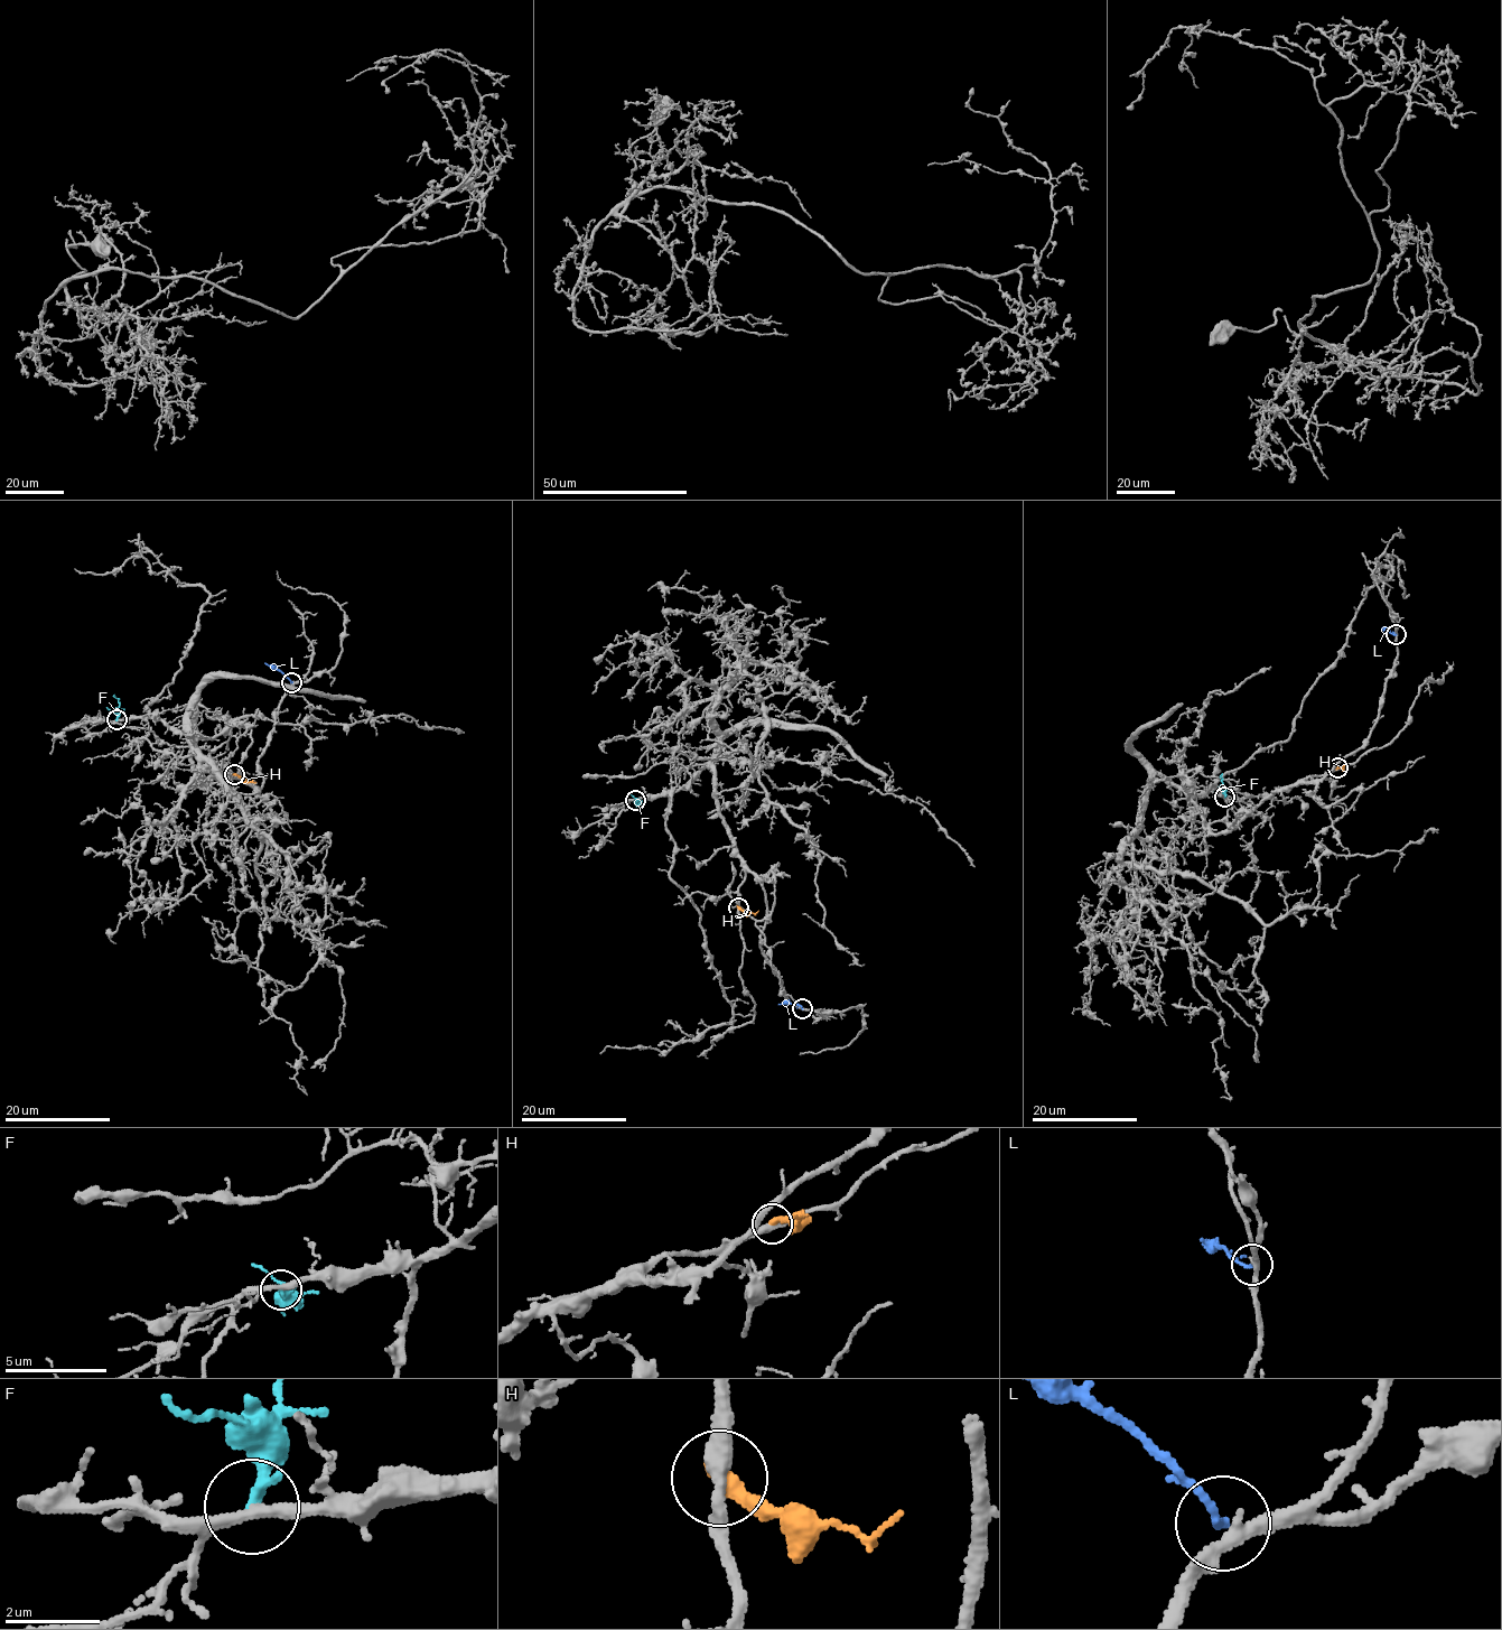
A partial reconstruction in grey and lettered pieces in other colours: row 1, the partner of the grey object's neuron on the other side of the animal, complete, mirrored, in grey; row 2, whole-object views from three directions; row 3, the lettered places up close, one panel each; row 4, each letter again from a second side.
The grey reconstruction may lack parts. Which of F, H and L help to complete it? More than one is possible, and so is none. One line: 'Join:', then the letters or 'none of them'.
Join: F

